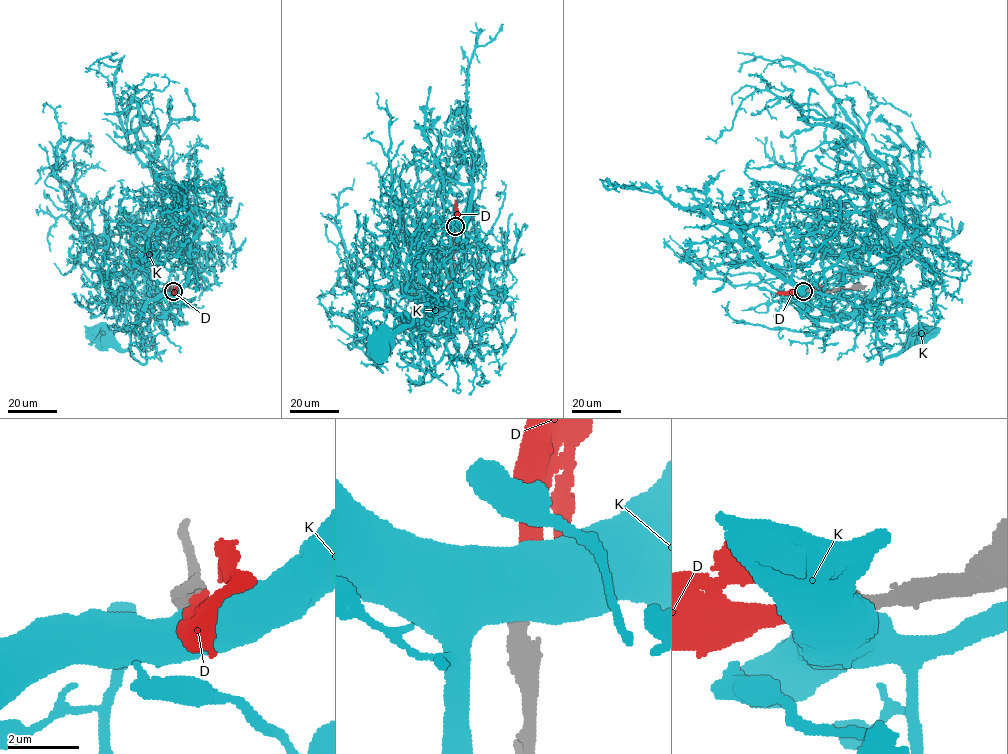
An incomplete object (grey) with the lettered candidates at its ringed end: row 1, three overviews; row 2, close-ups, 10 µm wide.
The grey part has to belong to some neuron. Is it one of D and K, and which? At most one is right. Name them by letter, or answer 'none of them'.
D

